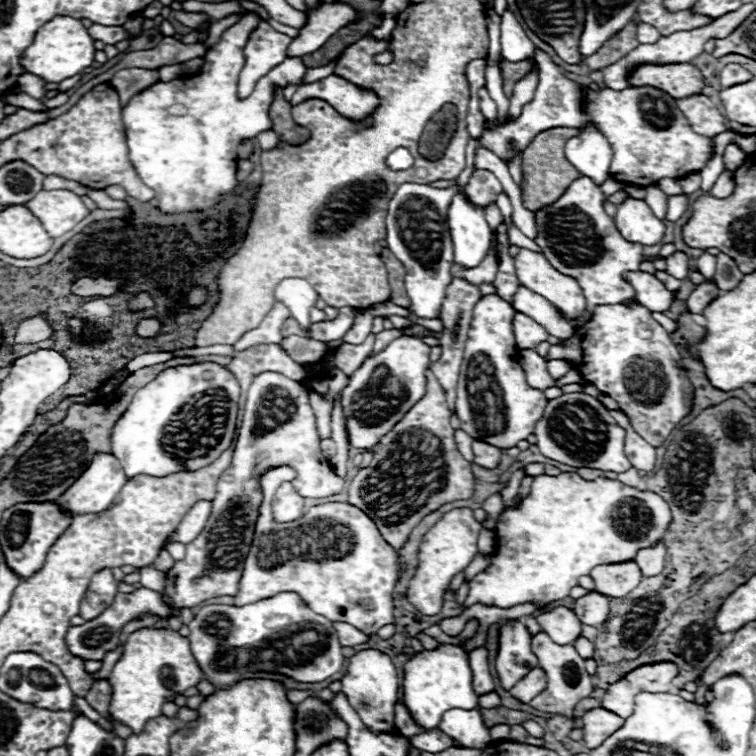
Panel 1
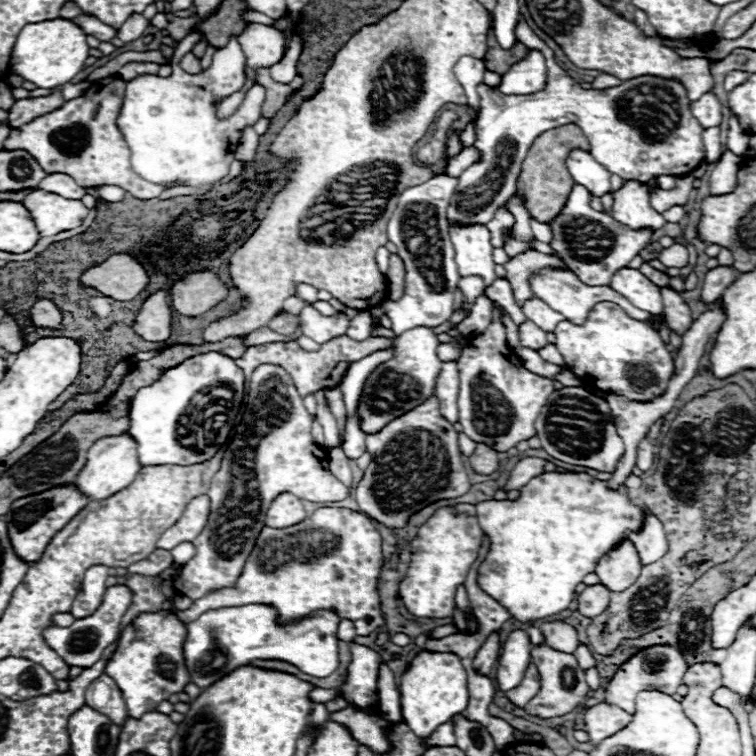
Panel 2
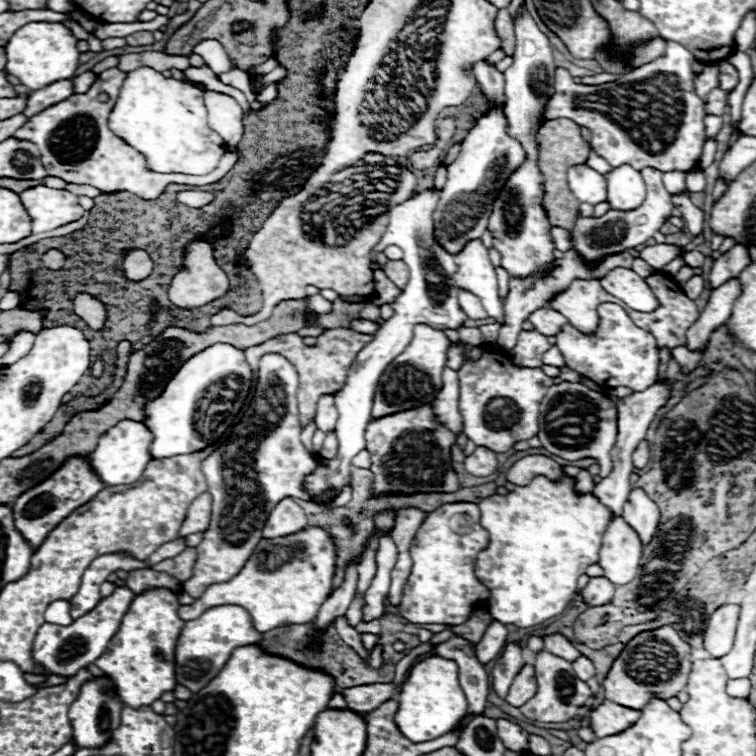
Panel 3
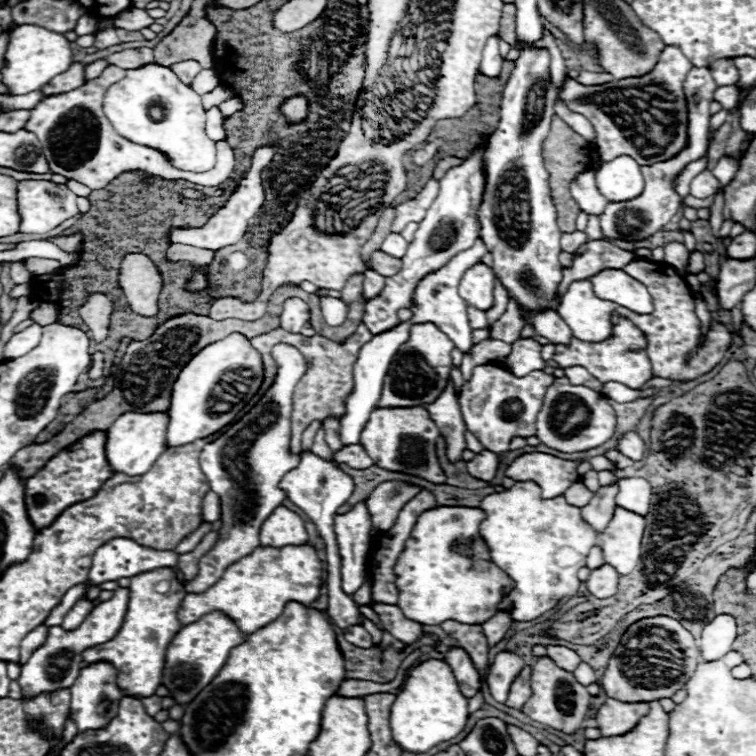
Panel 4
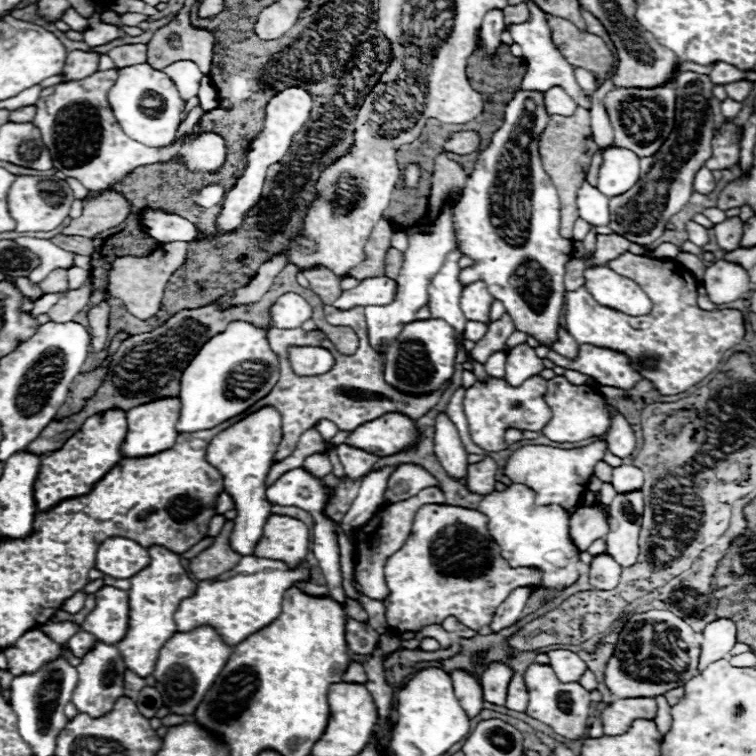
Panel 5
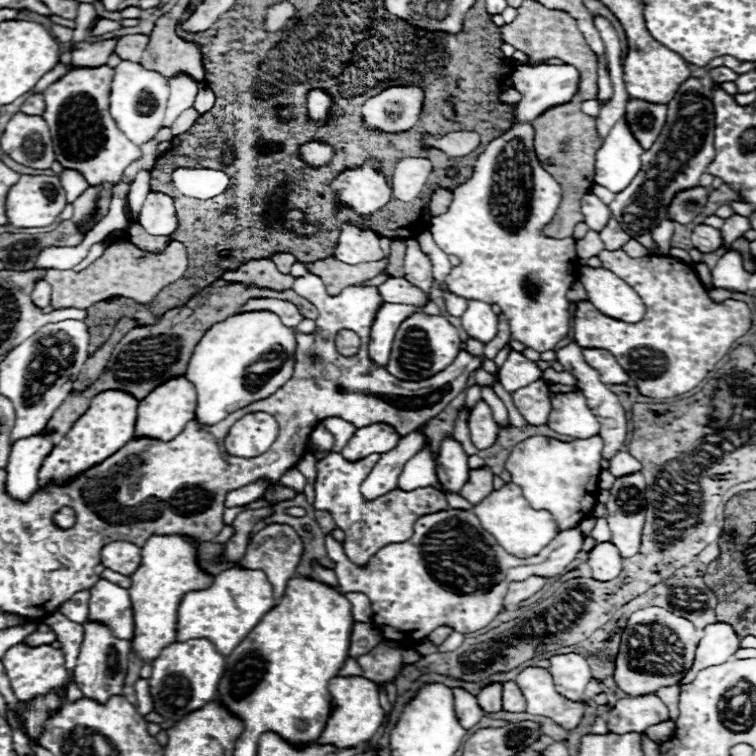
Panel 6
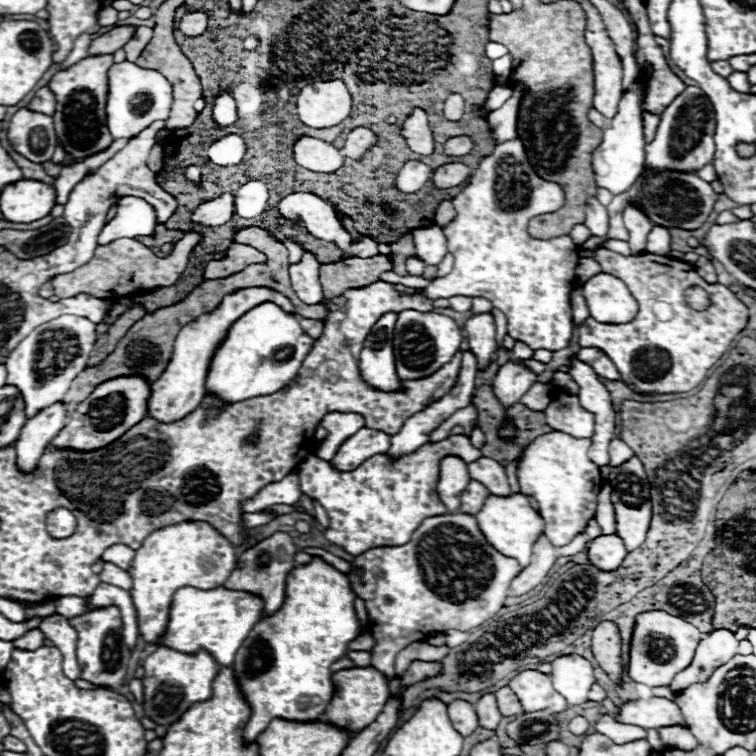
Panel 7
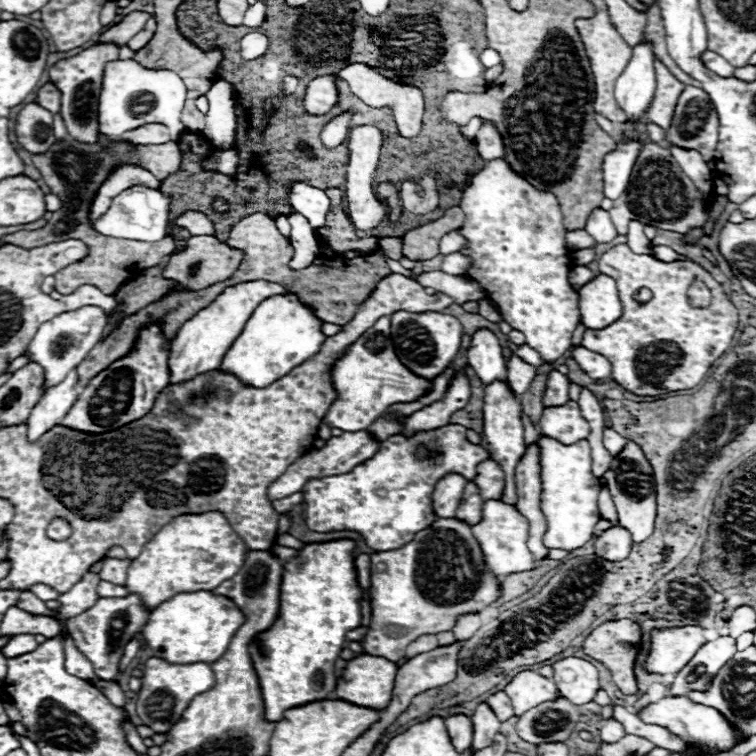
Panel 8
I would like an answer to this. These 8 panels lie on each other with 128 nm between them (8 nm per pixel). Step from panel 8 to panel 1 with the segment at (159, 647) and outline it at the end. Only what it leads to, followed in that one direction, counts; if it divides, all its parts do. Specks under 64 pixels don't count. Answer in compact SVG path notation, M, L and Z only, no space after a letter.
M283 466L275 468L266 473L262 478L264 499L258 510L256 526L254 526L254 540L252 548L248 552L248 558L244 562L244 572L240 578L236 606L252 604L264 598L272 598L280 592L296 592L300 594L314 612L320 612L332 622L346 622L356 626L358 630L366 634L378 632L382 626L392 624L394 620L394 586L400 578L398 574L398 556L396 550L380 536L376 524L360 512L360 508L346 504L346 502L330 502L330 504L318 504L308 510L308 516L302 516L296 522L280 524L272 518L271 499L276 489L283 481L292 481L296 477L296 472Z

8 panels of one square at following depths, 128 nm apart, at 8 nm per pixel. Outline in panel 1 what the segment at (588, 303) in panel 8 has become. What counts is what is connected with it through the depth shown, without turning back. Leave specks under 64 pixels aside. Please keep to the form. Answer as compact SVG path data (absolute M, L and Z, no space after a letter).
M628 272L626 278L632 282L632 286L636 290L636 300L642 302L648 310L664 312L672 306L674 294L654 274Z

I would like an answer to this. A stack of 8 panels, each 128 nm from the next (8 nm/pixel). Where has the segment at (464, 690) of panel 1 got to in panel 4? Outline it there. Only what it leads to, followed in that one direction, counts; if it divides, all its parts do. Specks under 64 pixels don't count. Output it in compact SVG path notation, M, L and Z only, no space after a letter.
M430 658L418 664L406 678L400 694L396 694L390 710L390 726L394 740L406 752L426 752L432 746L458 736L468 720L468 698L462 696L452 668L444 660Z

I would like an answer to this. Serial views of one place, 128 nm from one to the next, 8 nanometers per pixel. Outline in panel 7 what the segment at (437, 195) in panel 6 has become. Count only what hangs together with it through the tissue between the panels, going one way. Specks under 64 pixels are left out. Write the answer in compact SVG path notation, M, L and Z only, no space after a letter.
M442 200L440 204L438 204L438 208L436 208L436 224L446 224L446 222L450 222L452 218L454 218L454 206L452 206L452 202L450 200Z

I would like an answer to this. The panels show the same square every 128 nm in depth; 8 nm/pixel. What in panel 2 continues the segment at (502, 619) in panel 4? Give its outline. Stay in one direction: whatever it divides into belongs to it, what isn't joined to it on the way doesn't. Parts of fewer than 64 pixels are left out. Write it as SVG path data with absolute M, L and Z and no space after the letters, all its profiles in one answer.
M494 632L478 650L472 666L476 668L476 672L484 674L484 676L492 676L492 668L498 660L498 652L500 652L500 642L498 642L498 632Z

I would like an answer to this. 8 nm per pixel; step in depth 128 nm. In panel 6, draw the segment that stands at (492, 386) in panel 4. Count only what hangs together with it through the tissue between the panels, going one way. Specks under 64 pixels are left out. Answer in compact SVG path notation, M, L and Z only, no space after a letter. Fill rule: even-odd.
M542 378L512 392L512 404L520 410L520 414L524 414L524 420L530 426L542 426L548 424L548 414L552 410L550 406L550 390L548 390L548 382L544 382ZM484 400L476 402L476 406L470 410L468 424L470 424L472 442L474 442L474 446L478 450L486 450L486 448L496 444L496 440L498 440L498 426L496 426L496 422L492 418L490 406Z

